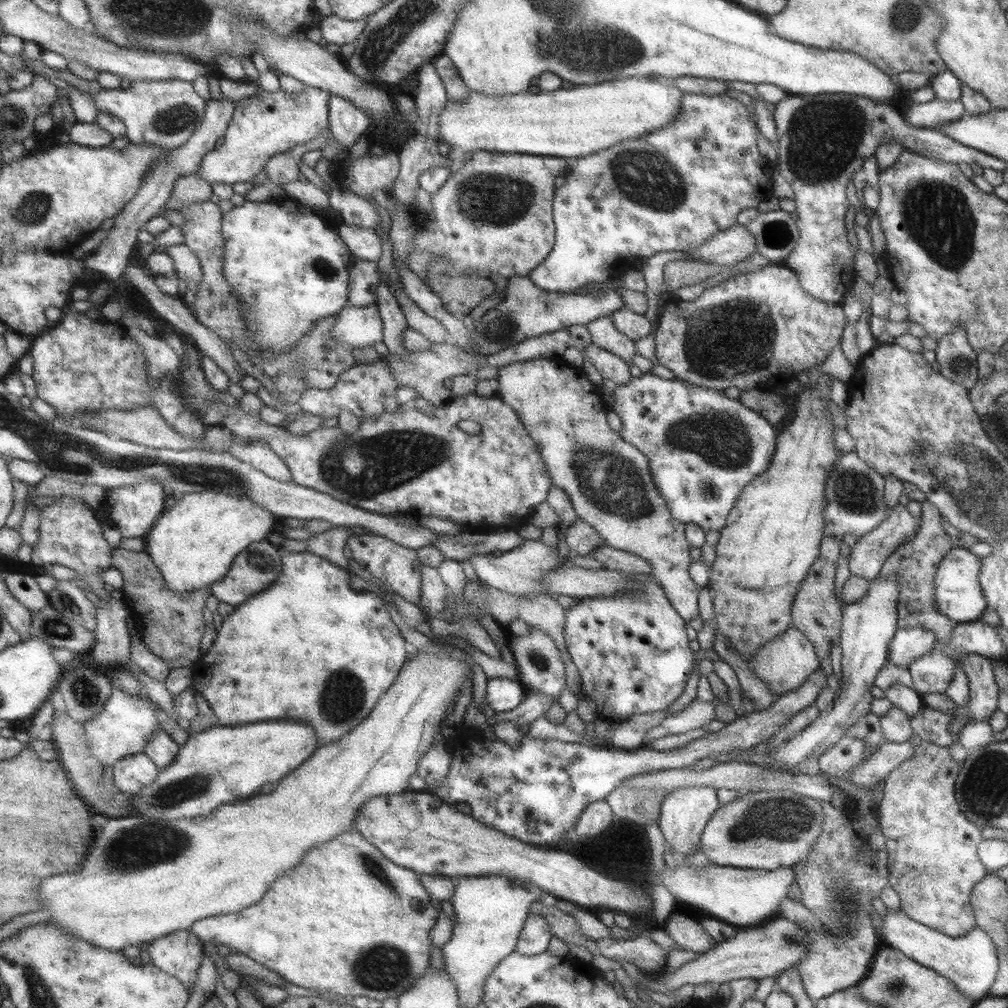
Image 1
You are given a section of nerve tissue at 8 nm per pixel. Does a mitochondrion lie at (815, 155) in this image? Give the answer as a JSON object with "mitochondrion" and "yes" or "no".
{"mitochondrion":"yes"}

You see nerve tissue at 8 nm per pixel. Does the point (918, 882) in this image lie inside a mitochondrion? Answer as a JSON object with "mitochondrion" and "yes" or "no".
{"mitochondrion":"no"}

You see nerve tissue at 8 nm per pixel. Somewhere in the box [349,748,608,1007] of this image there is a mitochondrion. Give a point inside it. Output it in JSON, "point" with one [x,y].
{"point":[384,968]}

